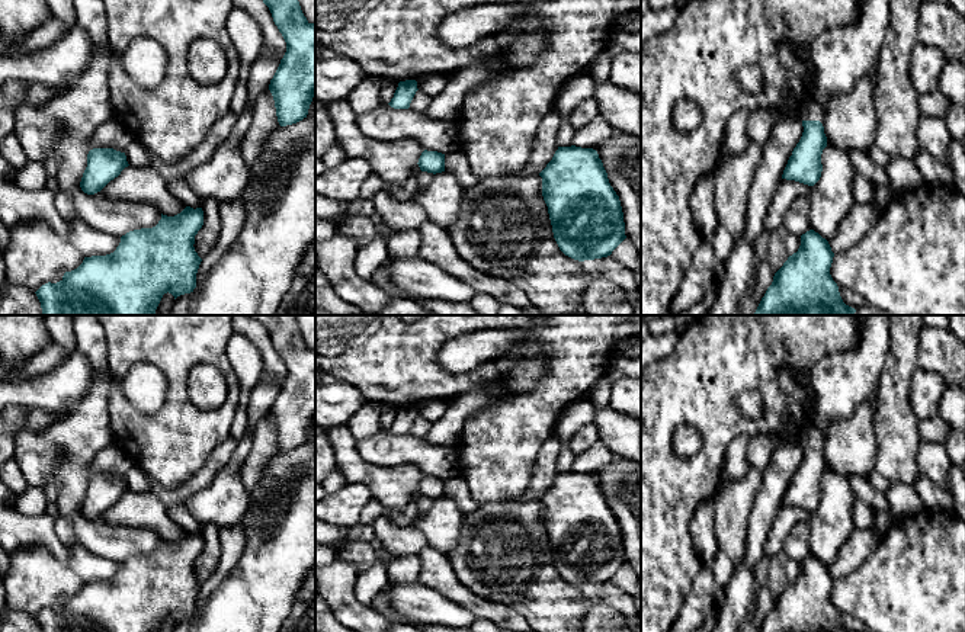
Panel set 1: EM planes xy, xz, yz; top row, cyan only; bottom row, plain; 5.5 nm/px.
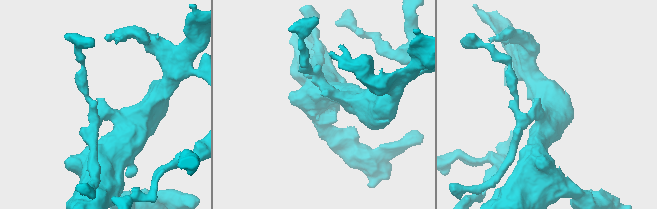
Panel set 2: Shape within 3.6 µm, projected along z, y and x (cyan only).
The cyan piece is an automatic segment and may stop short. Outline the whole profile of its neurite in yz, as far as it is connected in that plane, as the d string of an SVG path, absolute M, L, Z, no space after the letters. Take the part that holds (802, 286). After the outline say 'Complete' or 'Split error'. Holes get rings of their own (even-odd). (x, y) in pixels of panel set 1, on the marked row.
M809 230L802 234L798 251L775 273L754 315L855 315L856 309L843 302L830 275L833 257L828 241L818 232Z. Complete

